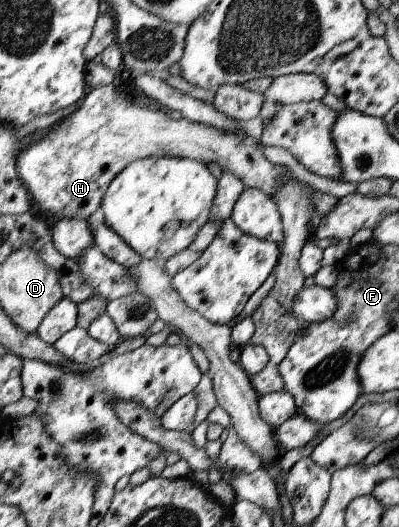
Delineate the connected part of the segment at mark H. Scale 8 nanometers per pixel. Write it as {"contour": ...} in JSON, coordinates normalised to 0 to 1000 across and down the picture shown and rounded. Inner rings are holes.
{"contour":[[[273,157],[221,171],[206,195],[178,220],[163,224],[113,262],[40,296],[48,304],[40,332],[48,330],[50,351],[73,361],[83,380],[98,387],[108,402],[123,402],[138,417],[208,417],[256,391],[273,349],[318,313],[368,298],[459,298],[496,304],[516,313],[539,307],[554,315],[559,328],[591,334],[617,355],[657,361],[677,374],[689,372],[707,340],[727,323],[714,313],[687,313],[674,307],[664,300],[662,281],[654,281],[644,266],[624,256],[571,252],[559,245],[479,231],[464,224],[429,226],[416,209],[358,205],[318,186],[303,186],[283,157]]]}

